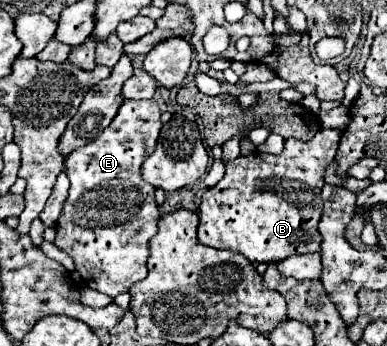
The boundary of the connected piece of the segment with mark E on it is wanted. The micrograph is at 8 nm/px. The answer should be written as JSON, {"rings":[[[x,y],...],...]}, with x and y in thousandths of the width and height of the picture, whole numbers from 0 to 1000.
{"rings":[[[320,289],[289,358],[243,410],[196,428],[165,468],[181,549],[145,647],[140,705],[186,740],[196,780],[222,827],[289,861],[310,844],[331,844],[341,821],[382,792],[382,694],[403,671],[413,607],[398,578],[398,538],[367,514],[367,468],[398,439],[413,370],[419,347],[403,289]]]}

